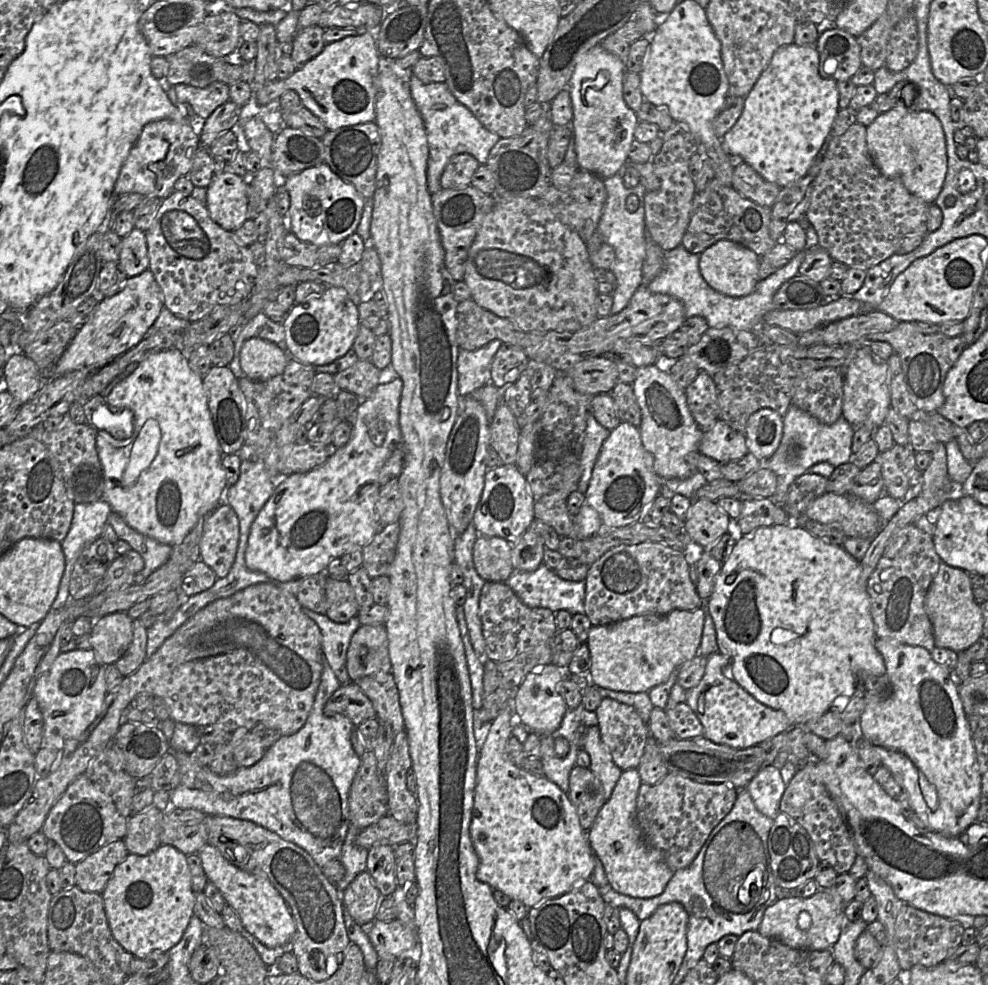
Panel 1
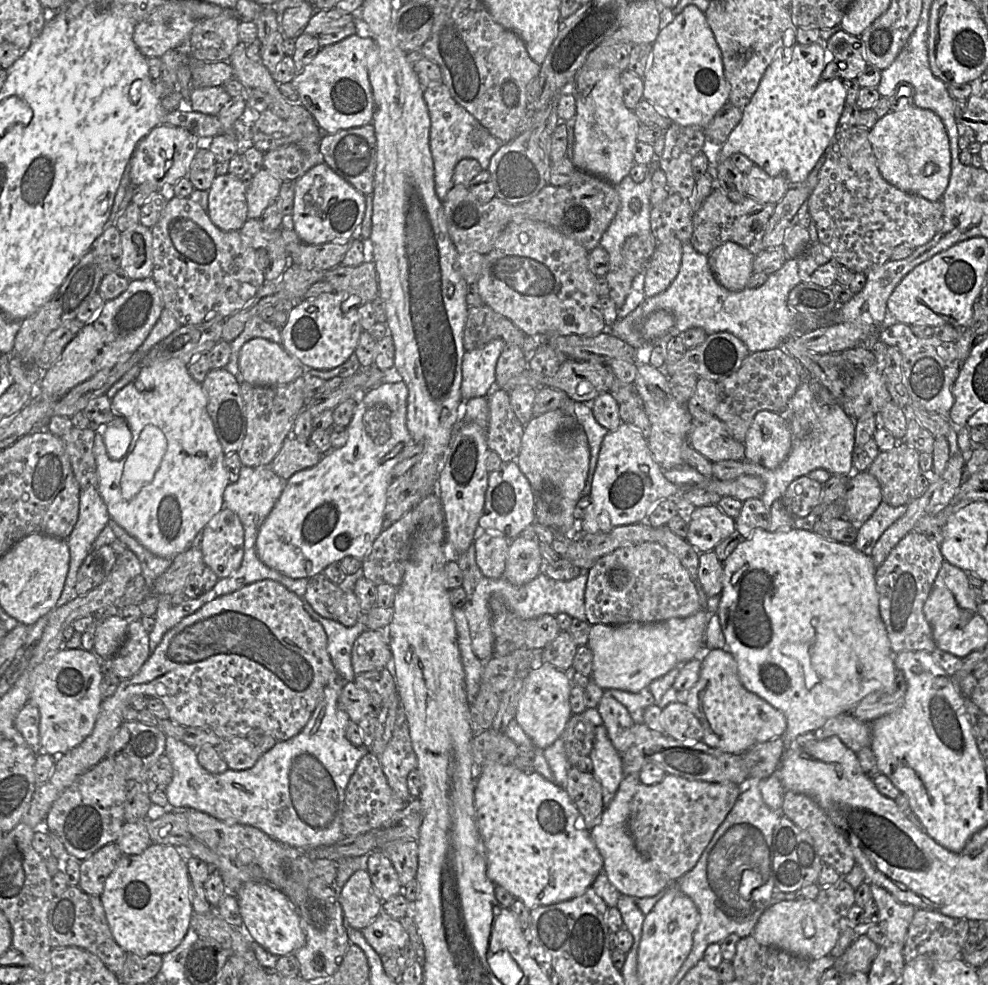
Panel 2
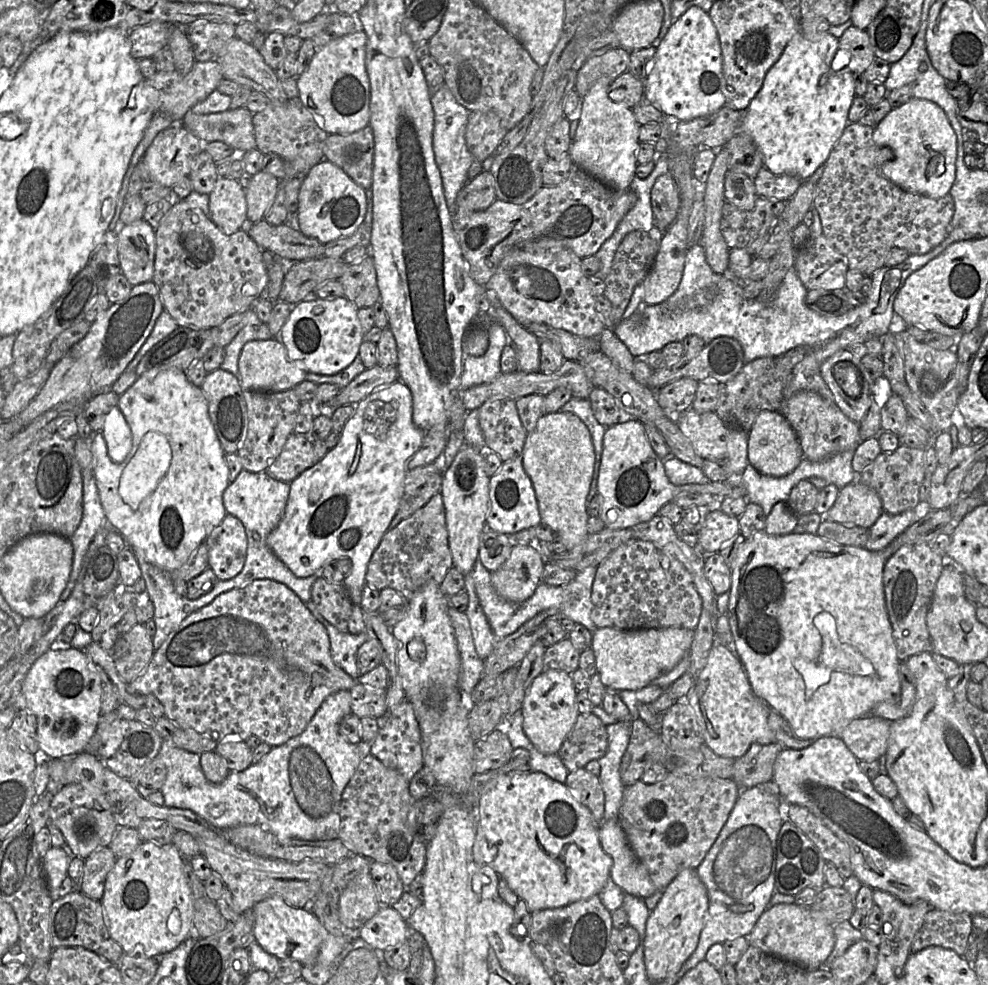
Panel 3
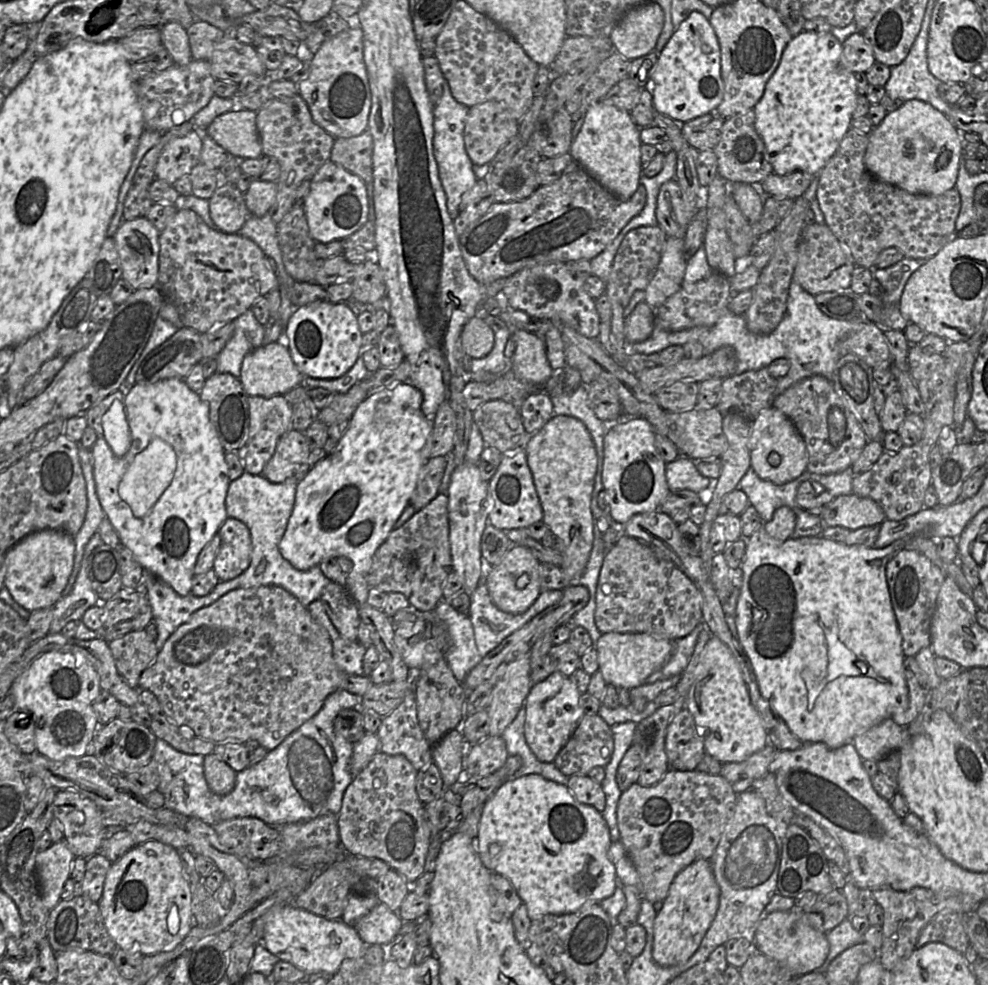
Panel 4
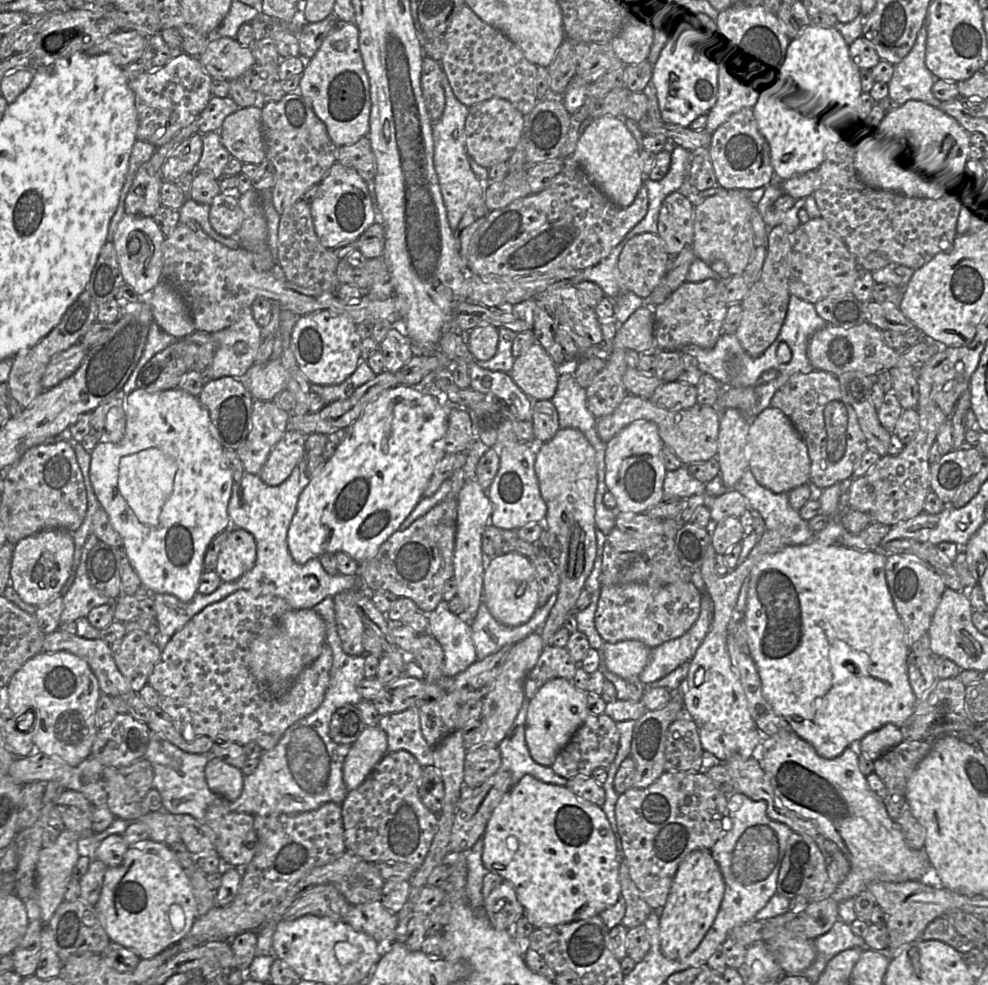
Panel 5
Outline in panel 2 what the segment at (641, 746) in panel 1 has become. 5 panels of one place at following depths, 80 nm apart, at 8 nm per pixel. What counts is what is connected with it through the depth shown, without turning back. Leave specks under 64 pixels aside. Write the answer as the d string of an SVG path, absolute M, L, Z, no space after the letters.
M604 692L596 709L613 747L622 755L634 742L634 722L628 710L608 692Z

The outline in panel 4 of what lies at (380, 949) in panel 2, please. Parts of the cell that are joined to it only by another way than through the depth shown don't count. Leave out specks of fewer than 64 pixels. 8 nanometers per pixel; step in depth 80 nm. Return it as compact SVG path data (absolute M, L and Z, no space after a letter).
M379 902L353 927L367 946L388 947L400 936L400 930L404 923L396 911L392 911L385 904Z

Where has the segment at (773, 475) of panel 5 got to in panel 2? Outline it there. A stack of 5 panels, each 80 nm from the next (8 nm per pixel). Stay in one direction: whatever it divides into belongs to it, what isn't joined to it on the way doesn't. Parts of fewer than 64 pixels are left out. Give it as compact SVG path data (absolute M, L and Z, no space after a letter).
M761 410L754 416L745 437L745 460L775 469L787 458L791 445L785 416Z

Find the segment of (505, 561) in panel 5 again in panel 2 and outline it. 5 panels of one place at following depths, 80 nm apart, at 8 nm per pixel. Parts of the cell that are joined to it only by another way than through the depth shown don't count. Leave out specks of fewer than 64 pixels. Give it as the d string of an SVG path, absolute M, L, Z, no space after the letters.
M516 537L510 543L503 577L515 586L521 586L535 579L544 567L538 540Z

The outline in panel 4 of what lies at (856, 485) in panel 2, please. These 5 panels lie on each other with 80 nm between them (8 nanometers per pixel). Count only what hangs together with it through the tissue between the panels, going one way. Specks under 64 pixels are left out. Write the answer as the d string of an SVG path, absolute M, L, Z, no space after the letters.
M851 493L835 497L824 508L820 518L822 529L839 526L856 530L880 525L886 516L882 507L874 500Z

